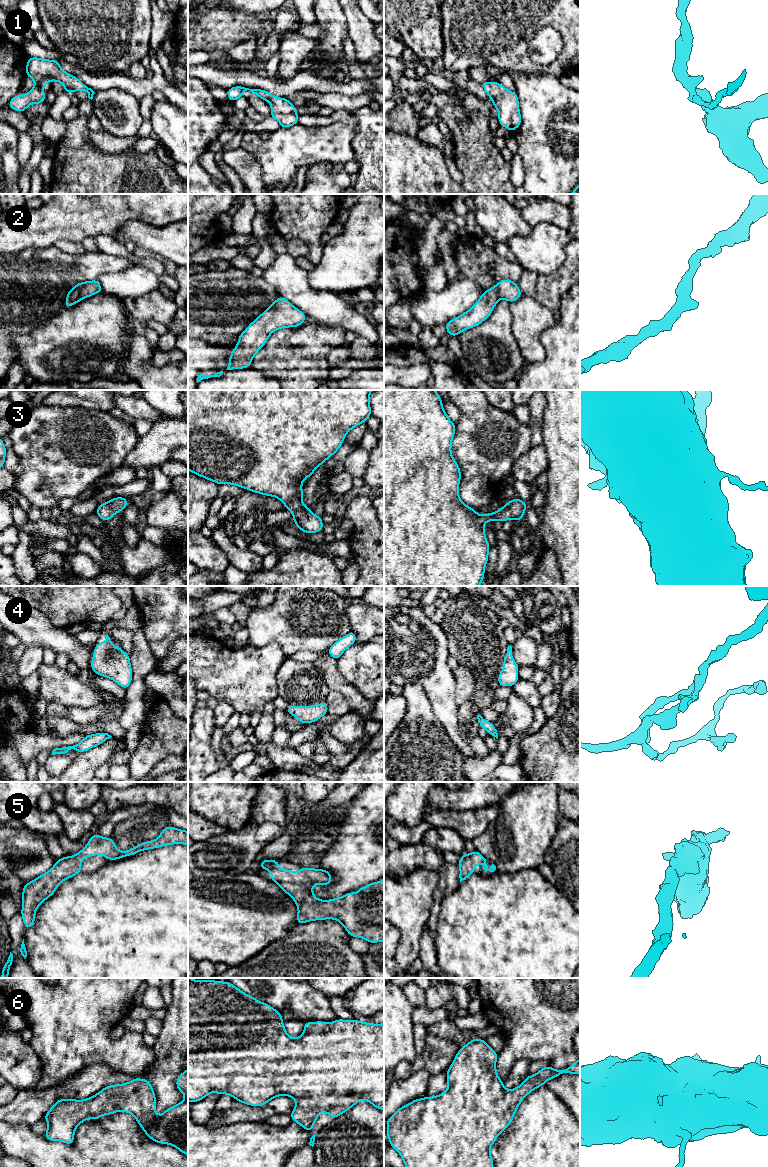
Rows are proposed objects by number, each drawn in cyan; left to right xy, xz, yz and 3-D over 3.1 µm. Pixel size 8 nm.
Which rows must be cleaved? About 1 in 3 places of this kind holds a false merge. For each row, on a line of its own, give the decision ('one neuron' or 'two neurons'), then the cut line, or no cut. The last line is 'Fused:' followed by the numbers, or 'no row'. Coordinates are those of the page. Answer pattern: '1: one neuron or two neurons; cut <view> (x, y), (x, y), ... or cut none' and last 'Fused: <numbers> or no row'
1: one neuron; cut none
2: one neuron; cut none
3: one neuron; cut none
4: one neuron; cut none
5: one neuron; cut none
6: one neuron; cut none
Fused: no row

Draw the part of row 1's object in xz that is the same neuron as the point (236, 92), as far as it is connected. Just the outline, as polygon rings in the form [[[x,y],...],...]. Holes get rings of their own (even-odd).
[[[234,86],[227,89],[227,97],[231,103],[242,97],[245,91],[250,90],[252,94],[257,95],[271,105],[270,117],[276,119],[280,123],[280,127],[288,128],[298,124],[299,115],[296,113],[296,107],[287,98],[275,97],[271,93],[263,89],[249,89],[243,86]]]

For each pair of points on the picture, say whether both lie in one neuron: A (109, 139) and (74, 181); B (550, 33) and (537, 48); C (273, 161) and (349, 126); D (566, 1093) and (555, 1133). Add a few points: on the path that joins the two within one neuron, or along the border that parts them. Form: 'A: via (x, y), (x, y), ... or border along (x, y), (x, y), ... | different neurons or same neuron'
A: border along (90, 131), (90, 140), (98, 148), (123, 153) | different neurons
B: via (548, 37), (541, 44) | same neuron
C: via (292, 148), (330, 143) | same neuron
D: border along (547, 1086), (569, 1109) | different neurons

